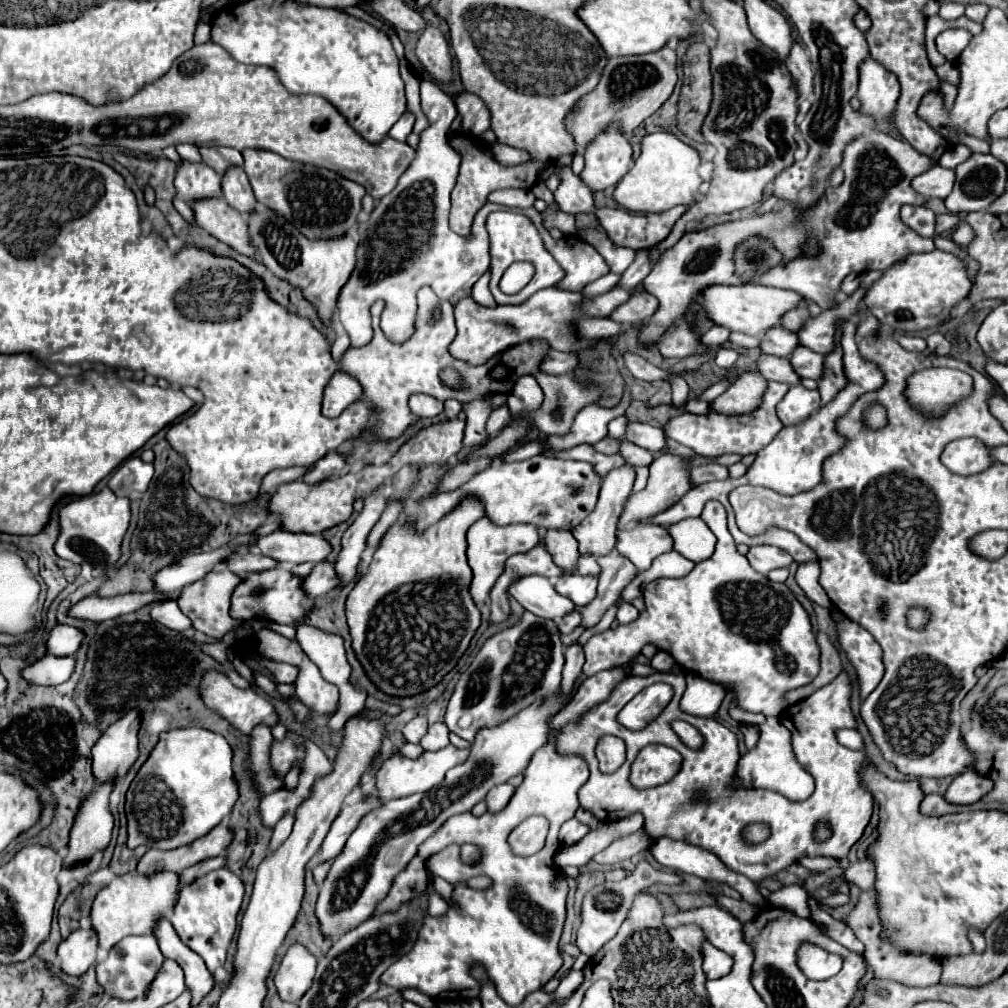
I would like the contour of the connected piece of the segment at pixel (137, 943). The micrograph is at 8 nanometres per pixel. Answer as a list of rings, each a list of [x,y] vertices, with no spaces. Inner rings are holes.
[[[136,935],[136,937],[126,937],[120,943],[116,943],[108,957],[96,965],[96,975],[98,983],[106,989],[106,995],[114,997],[118,995],[120,999],[132,999],[132,997],[142,997],[146,987],[152,983],[154,975],[158,973],[160,965],[164,961],[164,955],[158,947],[156,935]]]

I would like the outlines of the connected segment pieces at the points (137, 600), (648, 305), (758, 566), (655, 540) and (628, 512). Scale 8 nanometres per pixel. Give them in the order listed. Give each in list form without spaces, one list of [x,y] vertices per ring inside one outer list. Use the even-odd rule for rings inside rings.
[[[156,593],[154,595],[118,595],[118,597],[86,597],[80,603],[76,603],[70,609],[70,615],[78,617],[78,619],[92,619],[92,621],[106,621],[106,619],[114,619],[118,615],[126,615],[130,611],[136,611],[138,607],[142,607],[142,603],[152,603],[166,597],[164,593]]]
[[[636,289],[630,299],[614,309],[614,315],[610,315],[612,321],[618,323],[636,323],[636,321],[646,321],[648,317],[654,315],[658,307],[658,301],[654,301],[654,297],[642,289]]]
[[[754,545],[750,547],[746,559],[750,561],[752,569],[756,569],[758,573],[768,573],[772,569],[780,569],[780,567],[790,567],[794,563],[794,559],[778,549],[778,547],[772,547],[772,545]]]
[[[640,523],[634,529],[620,531],[616,543],[616,549],[626,555],[638,571],[648,569],[658,555],[672,551],[672,547],[672,535],[664,525],[656,523]]]
[[[660,455],[652,465],[650,465],[650,479],[648,485],[640,491],[640,493],[632,493],[628,497],[628,501],[624,503],[624,511],[618,519],[618,529],[624,529],[632,523],[644,521],[644,519],[652,519],[654,515],[670,509],[686,491],[690,489],[690,481],[688,481],[688,469],[684,465],[684,461],[678,455]]]

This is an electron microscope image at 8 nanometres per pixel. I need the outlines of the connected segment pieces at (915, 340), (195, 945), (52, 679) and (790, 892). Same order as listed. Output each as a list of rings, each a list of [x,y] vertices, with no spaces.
[[[902,335],[898,339],[898,343],[908,349],[908,351],[924,351],[926,349],[926,341],[922,337],[908,337],[908,335]]]
[[[226,867],[196,879],[194,883],[186,885],[180,891],[180,897],[178,897],[178,903],[176,903],[174,913],[170,917],[170,923],[174,925],[178,937],[194,953],[198,953],[204,959],[208,971],[212,971],[212,973],[218,967],[222,967],[224,961],[226,961],[228,947],[230,947],[230,943],[234,939],[234,933],[236,933],[236,927],[238,927],[236,915],[240,911],[242,897],[244,897],[242,879],[238,879],[238,875],[234,875]]]
[[[46,655],[46,657],[34,661],[34,665],[26,667],[26,671],[22,671],[22,673],[30,681],[40,683],[40,685],[60,685],[72,677],[74,667],[76,667],[76,657]]]
[[[788,885],[772,892],[768,898],[771,905],[793,912],[799,917],[808,919],[808,893],[799,885]]]

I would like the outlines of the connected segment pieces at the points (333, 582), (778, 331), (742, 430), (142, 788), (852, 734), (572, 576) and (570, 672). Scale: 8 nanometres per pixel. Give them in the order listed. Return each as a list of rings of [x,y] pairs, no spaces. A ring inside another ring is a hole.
[[[328,561],[314,565],[310,577],[306,577],[302,583],[302,587],[306,589],[306,595],[310,599],[326,595],[328,591],[336,589],[338,585],[340,585],[340,579],[338,579],[338,573],[334,569],[334,563],[328,563]]]
[[[782,325],[770,327],[762,339],[760,339],[760,349],[764,353],[770,355],[778,355],[778,357],[790,357],[790,351],[794,351],[794,347],[798,347],[798,337],[796,333],[790,333],[788,329],[784,329]]]
[[[770,381],[762,395],[760,405],[750,413],[742,413],[742,415],[720,415],[714,411],[710,411],[708,415],[684,413],[684,415],[670,419],[664,427],[664,433],[704,457],[716,457],[716,455],[724,455],[724,453],[740,453],[740,455],[758,453],[782,429],[782,423],[776,417],[776,403],[786,395],[788,389],[790,389],[788,383]]]
[[[202,727],[160,733],[156,747],[134,777],[126,795],[128,847],[138,845],[174,849],[212,831],[238,801],[238,783],[232,769],[228,741]]]
[[[838,729],[836,731],[836,739],[840,745],[844,747],[850,747],[850,749],[864,749],[864,743],[862,743],[862,737],[856,729]]]
[[[564,573],[560,575],[558,583],[554,585],[554,589],[568,597],[576,607],[584,607],[594,599],[594,591],[596,591],[598,579],[590,577],[590,575],[578,575],[578,573]]]
[[[576,641],[572,645],[566,647],[566,663],[564,663],[564,671],[562,671],[562,693],[570,691],[570,687],[574,685],[574,679],[582,673],[582,665],[584,665],[584,653],[582,653],[582,645]]]

